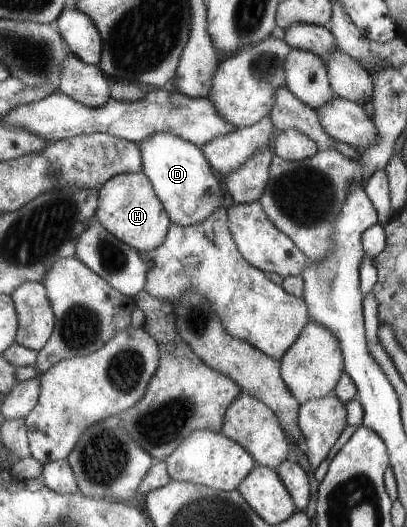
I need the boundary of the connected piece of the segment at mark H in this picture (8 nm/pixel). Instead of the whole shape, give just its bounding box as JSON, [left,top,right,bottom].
[94,171,171,253]

